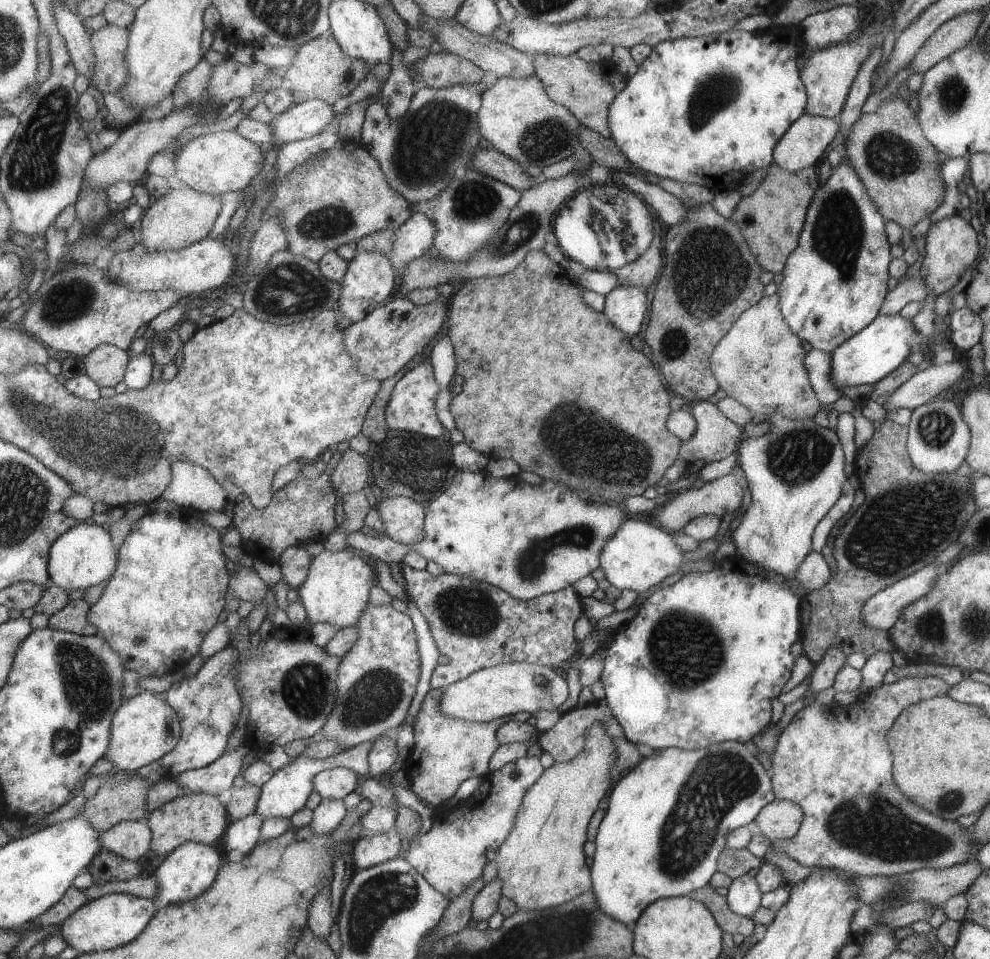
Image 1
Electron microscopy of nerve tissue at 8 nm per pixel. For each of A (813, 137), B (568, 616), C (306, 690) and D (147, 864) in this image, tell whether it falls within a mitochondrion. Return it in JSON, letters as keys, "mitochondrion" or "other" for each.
{"A":"other","B":"other","C":"mitochondrion","D":"other"}

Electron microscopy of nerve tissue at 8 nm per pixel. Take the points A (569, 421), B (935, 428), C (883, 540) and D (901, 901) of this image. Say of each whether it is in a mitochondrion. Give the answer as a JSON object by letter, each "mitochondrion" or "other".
{"A":"mitochondrion","B":"mitochondrion","C":"mitochondrion","D":"other"}

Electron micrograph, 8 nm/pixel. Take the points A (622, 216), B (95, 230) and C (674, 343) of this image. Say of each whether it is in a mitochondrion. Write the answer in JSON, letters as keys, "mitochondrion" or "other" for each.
{"A":"mitochondrion","B":"other","C":"mitochondrion"}

